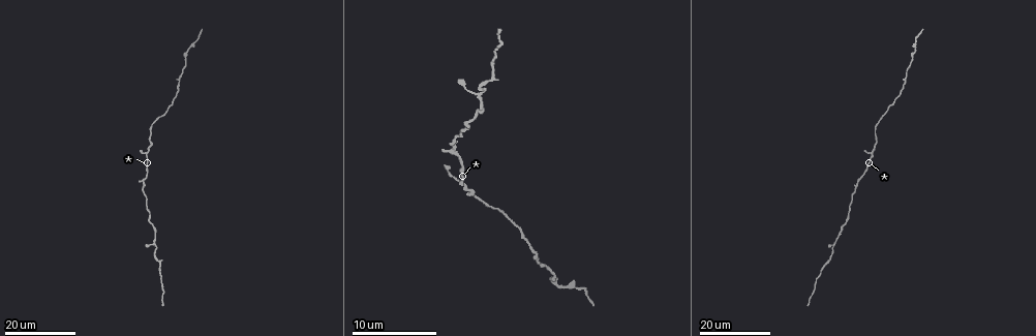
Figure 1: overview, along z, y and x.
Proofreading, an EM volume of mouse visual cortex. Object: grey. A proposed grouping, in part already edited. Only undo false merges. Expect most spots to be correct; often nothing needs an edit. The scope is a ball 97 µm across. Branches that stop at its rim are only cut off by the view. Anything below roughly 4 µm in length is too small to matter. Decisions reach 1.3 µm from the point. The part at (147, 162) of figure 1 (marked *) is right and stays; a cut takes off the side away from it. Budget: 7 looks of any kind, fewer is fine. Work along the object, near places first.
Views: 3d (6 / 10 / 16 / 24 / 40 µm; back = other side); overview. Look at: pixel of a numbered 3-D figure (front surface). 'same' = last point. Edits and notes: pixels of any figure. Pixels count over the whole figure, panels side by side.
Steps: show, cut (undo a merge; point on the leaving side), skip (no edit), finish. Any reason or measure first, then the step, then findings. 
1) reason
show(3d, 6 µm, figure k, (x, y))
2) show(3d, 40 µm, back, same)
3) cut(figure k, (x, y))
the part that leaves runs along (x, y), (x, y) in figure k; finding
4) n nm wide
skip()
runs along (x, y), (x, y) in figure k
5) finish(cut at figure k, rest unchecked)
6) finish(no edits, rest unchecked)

thick turns thin
show(3d, 24 µm, figure 1, (150, 138))

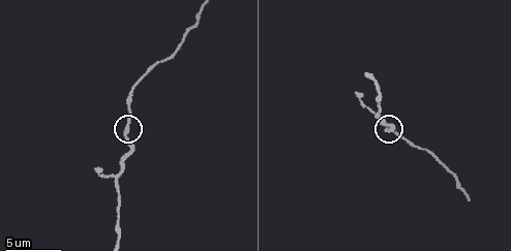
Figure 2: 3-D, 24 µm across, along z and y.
show(3d, 10 µm, figure 2, (128, 132))

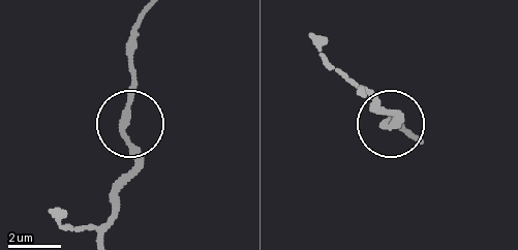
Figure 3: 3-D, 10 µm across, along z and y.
240 nm wide
skip()
runs along (100, 232), (131, 165), (127, 105), (134, 34) in figure 3; all the same cell

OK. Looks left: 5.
two arms in line, one across
show(3d, 24 µm, figure 1, (540, 263))

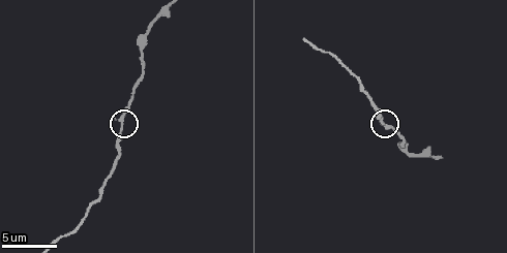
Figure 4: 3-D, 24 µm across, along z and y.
show(3d, 6 µm, figure 4, (383, 122))

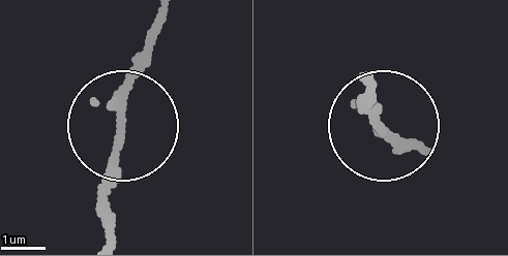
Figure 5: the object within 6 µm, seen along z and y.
skip()
runs along (109, 233), (123, 90), (156, 16) in figure 5; continuous, no second cell

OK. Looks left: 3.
calibre changes
show(3d, 24 µm, figure 1, (494, 75))

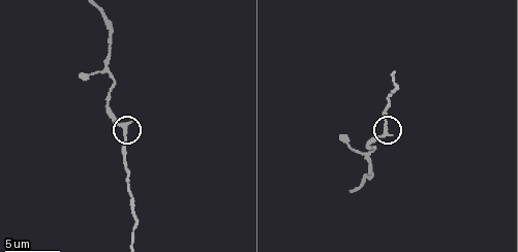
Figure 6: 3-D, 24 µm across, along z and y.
show(3d, 10 µm, figure 6, (384, 130))

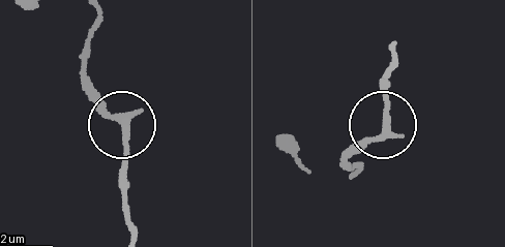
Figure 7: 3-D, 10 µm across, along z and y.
240 nm wide
skip()
runs along (354, 174), (358, 167), (345, 160), (385, 125), (385, 83) in figure 7; one cell here

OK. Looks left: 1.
finish(no edits, rest unchecked)

